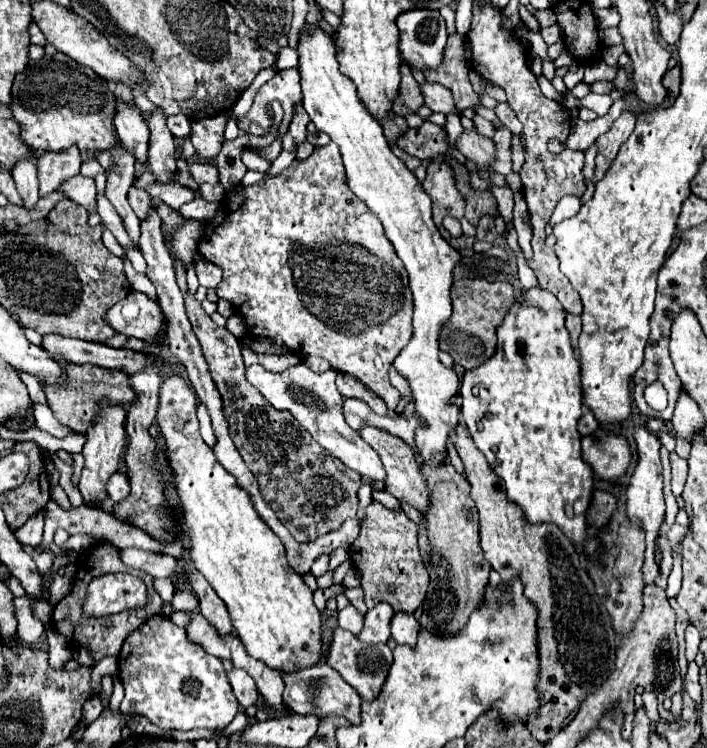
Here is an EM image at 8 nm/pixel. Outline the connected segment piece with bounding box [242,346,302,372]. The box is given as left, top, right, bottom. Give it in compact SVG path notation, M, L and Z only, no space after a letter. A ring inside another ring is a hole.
M242 346L242 356L244 356L244 364L252 366L252 364L262 364L264 368L271 372L282 372L288 367L295 365L302 358L294 352L286 352L280 356L268 354L254 354L250 348Z

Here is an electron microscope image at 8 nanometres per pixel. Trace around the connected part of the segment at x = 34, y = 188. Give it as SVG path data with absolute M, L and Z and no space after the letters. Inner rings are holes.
M20 162L12 168L12 176L16 180L18 194L22 196L22 206L26 210L32 210L38 202L38 178L36 178L36 164L32 162Z

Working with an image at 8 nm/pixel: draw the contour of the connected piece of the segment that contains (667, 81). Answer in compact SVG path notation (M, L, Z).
M674 66L672 70L668 70L664 74L664 88L668 92L668 96L676 98L678 96L678 88L680 88L680 68Z

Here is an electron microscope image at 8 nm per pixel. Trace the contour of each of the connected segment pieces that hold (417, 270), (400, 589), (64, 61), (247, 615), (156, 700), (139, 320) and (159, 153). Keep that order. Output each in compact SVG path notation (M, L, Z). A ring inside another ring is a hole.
M318 22L308 24L306 30L300 30L296 52L304 110L308 112L316 128L328 134L330 140L340 146L350 190L370 208L370 212L378 216L386 230L386 238L392 242L398 258L408 270L410 290L414 294L414 334L408 346L396 356L394 368L408 380L416 412L422 420L414 436L418 458L422 464L442 466L446 462L446 442L458 426L460 408L454 400L458 396L460 380L452 368L446 368L438 360L438 338L444 324L452 316L452 270L462 262L462 254L440 236L432 220L430 196L424 192L414 172L394 156L388 140L384 138L380 122L376 122L368 114L364 104L360 104L352 80L340 74L336 58L336 38L324 32Z
M372 502L366 508L366 518L362 520L360 536L350 546L350 560L352 564L362 572L362 590L364 590L364 602L368 608L374 608L380 602L388 602L394 612L406 612L414 614L414 610L422 604L426 588L428 588L428 570L422 560L420 548L418 548L418 526L406 518L404 512L390 512L380 502ZM388 586L394 586L394 592L388 592Z
M62 52L46 56L42 62L30 62L28 68L16 76L12 98L10 108L22 128L20 136L34 150L60 152L76 146L80 152L92 156L114 148L118 142L114 132L116 96L108 82Z
M170 376L166 378L166 382L162 384L160 388L160 404L158 404L158 416L156 416L156 422L160 426L160 432L166 440L166 452L168 452L168 460L170 460L170 466L176 474L176 488L178 488L178 496L182 500L182 512L184 512L184 524L186 524L186 534L190 536L192 544L190 544L190 556L198 568L200 574L204 574L204 578L210 582L210 586L214 588L214 592L226 602L228 606L228 612L230 612L230 618L232 618L232 624L234 624L234 632L238 634L238 638L242 640L242 644L246 646L246 652L256 658L256 660L262 660L266 662L270 668L276 668L278 672L282 674L290 674L290 672L298 672L298 670L304 670L306 666L306 660L320 660L324 656L324 642L322 642L322 614L320 610L316 608L314 600L312 600L312 590L306 586L306 582L302 580L300 574L296 574L296 570L292 570L292 566L288 564L286 560L286 552L284 552L284 546L282 542L278 540L278 536L260 520L260 516L256 516L256 510L252 508L252 500L248 500L248 492L242 492L242 488L236 484L234 476L224 470L224 466L216 460L212 448L208 444L204 444L200 432L198 432L198 418L196 418L196 406L198 406L198 400L196 400L196 394L192 392L192 388L180 378L180 376Z
M164 614L152 616L126 636L118 654L118 676L126 690L120 712L146 716L162 730L226 728L240 708L222 660L192 642L188 632Z
M132 290L128 298L114 304L108 310L106 320L112 324L112 328L116 328L116 332L142 338L146 342L162 342L168 326L160 304L136 290Z
M158 110L148 120L150 128L150 172L158 184L170 182L176 172L176 148L174 136L166 126L166 116Z

